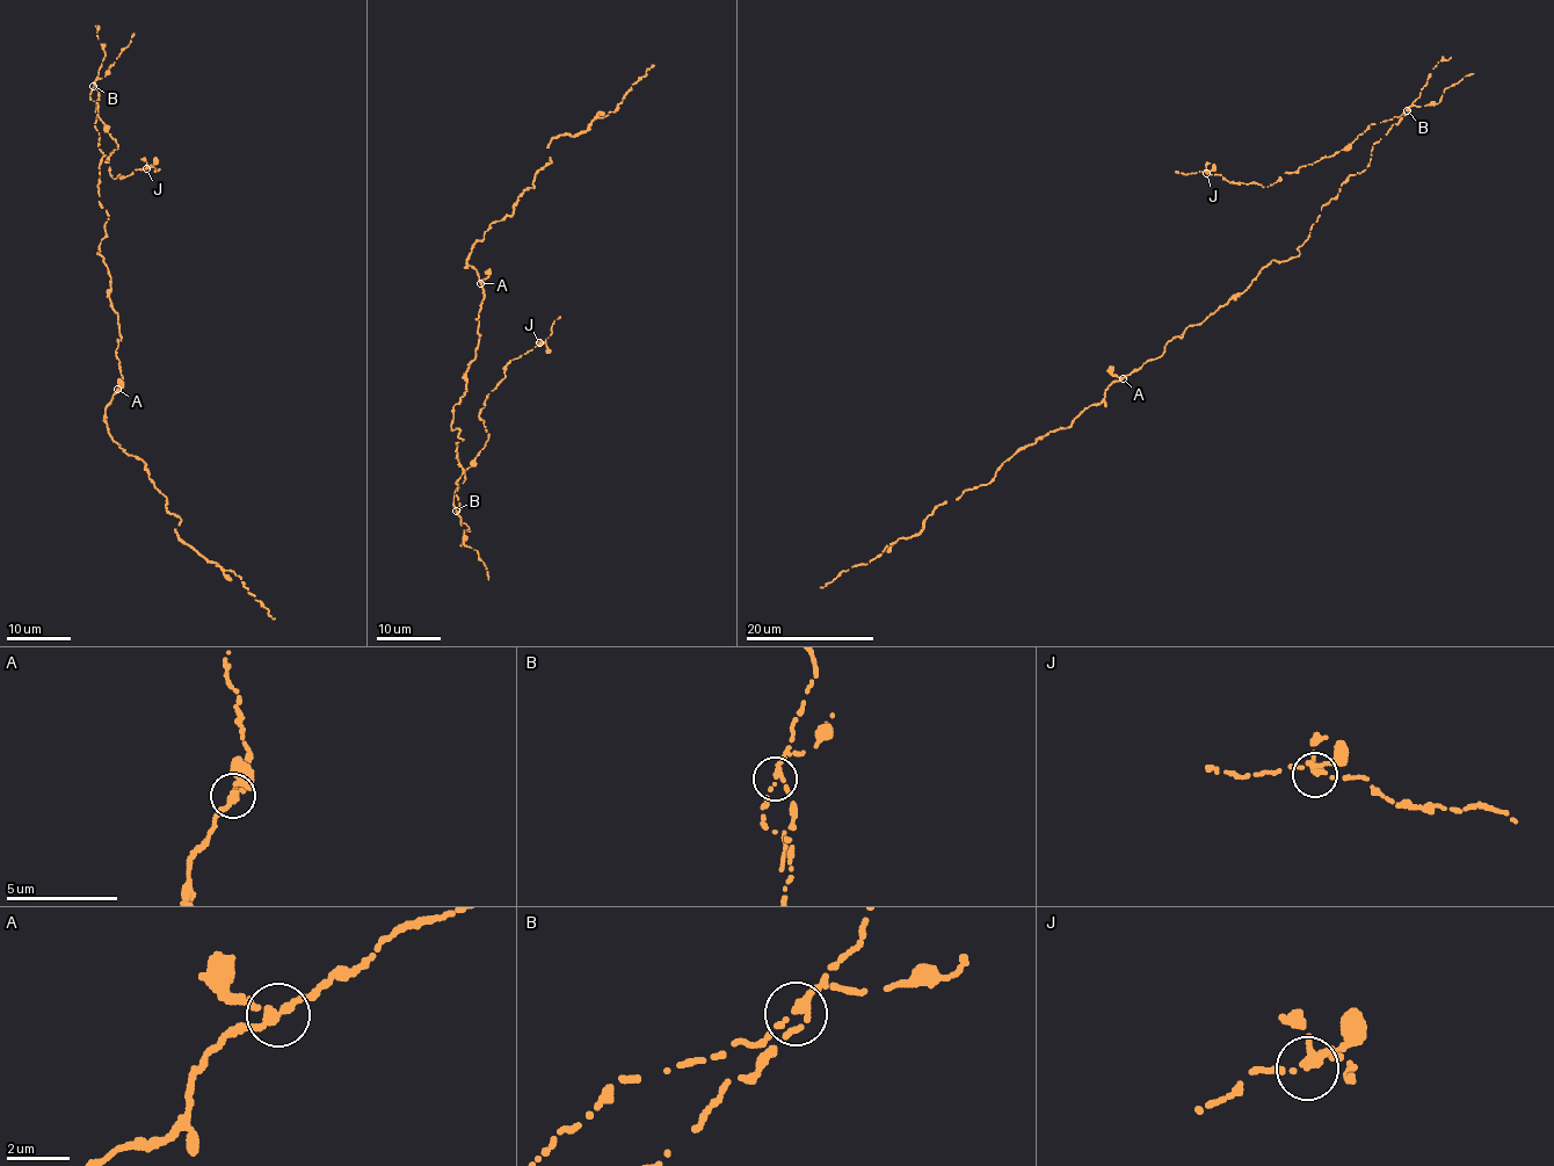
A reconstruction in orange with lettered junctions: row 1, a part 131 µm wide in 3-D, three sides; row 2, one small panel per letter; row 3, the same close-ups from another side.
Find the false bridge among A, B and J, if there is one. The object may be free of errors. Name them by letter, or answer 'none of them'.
none of them

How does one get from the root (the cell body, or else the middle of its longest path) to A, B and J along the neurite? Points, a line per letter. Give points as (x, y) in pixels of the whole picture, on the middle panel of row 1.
A: (466, 377), (479, 338), (479, 323), (476, 319), (484, 298), (480, 283)
B: (466, 377), (451, 424), (464, 439), (456, 443), (463, 473), (456, 482), (456, 511)
J: (466, 377), (451, 424), (464, 439), (457, 514), (455, 490), (488, 437), (486, 397), (505, 366), (539, 342)

